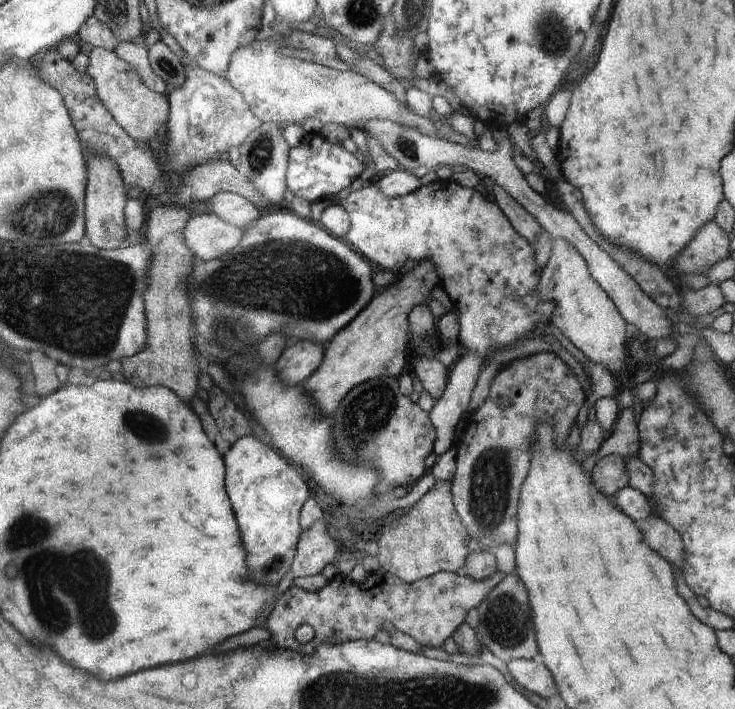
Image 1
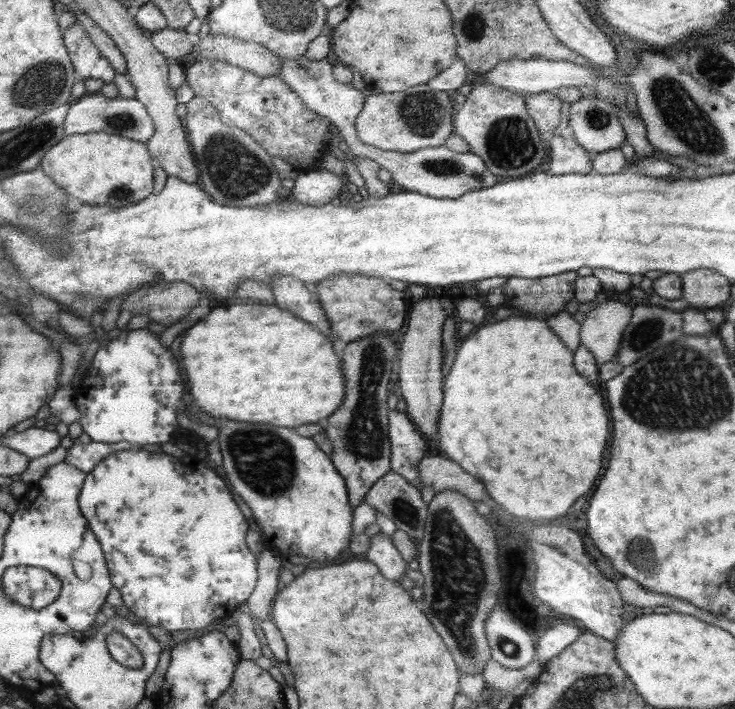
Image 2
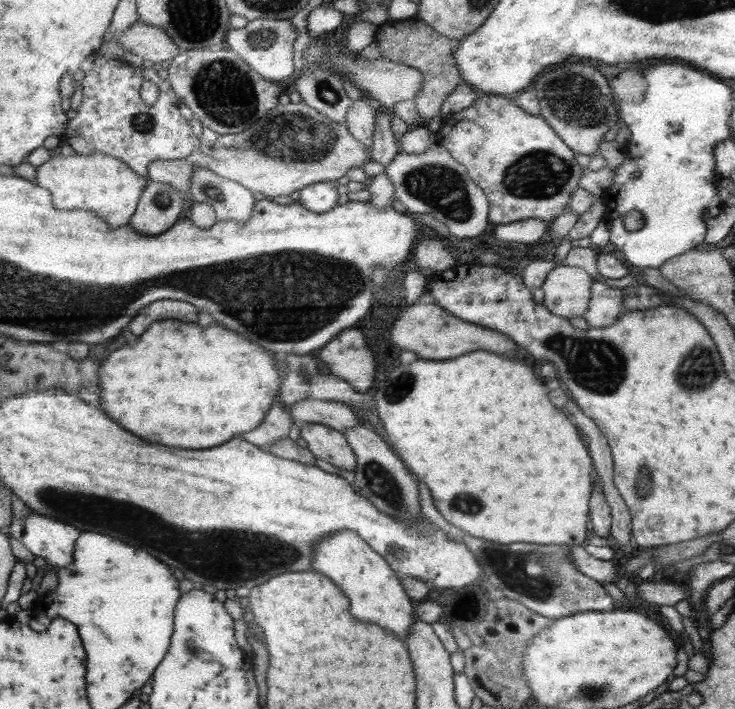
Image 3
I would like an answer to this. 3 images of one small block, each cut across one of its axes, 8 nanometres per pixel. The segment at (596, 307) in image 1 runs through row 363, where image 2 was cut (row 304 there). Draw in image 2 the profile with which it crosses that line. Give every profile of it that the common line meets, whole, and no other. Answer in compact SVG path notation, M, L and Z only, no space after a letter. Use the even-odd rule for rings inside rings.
M607 298L606 301L599 304L594 303L592 309L585 313L586 318L584 318L580 327L581 344L584 344L592 352L592 356L599 366L602 366L605 362L616 362L618 360L618 347L620 347L620 341L622 341L622 331L630 323L632 308L628 308L622 302L614 302L614 300Z

